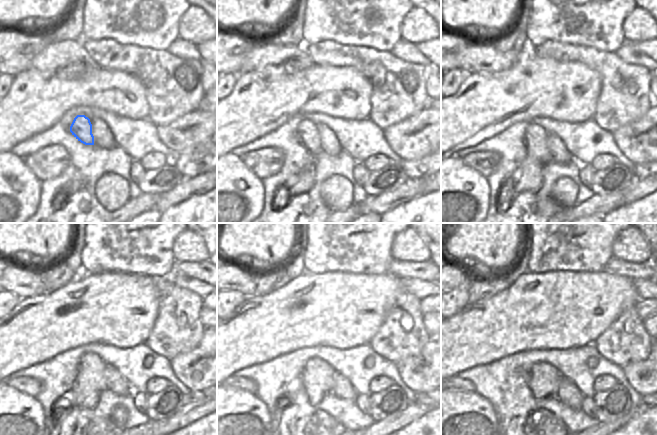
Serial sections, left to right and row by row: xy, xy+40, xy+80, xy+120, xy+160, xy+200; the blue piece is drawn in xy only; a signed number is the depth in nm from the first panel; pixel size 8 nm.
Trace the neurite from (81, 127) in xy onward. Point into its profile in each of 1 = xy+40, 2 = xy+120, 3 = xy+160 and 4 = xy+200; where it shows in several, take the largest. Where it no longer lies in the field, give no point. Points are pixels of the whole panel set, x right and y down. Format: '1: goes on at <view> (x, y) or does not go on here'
1: goes on at xy+40 (307, 132)
2: goes on at xy+120 (90, 381)
3: goes on at xy+160 (317, 376)
4: goes on at xy+200 (544, 379)

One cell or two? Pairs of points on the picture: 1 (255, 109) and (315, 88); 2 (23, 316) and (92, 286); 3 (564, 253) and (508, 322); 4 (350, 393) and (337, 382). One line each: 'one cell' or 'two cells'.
1: one cell
2: one cell
3: two cells
4: one cell

